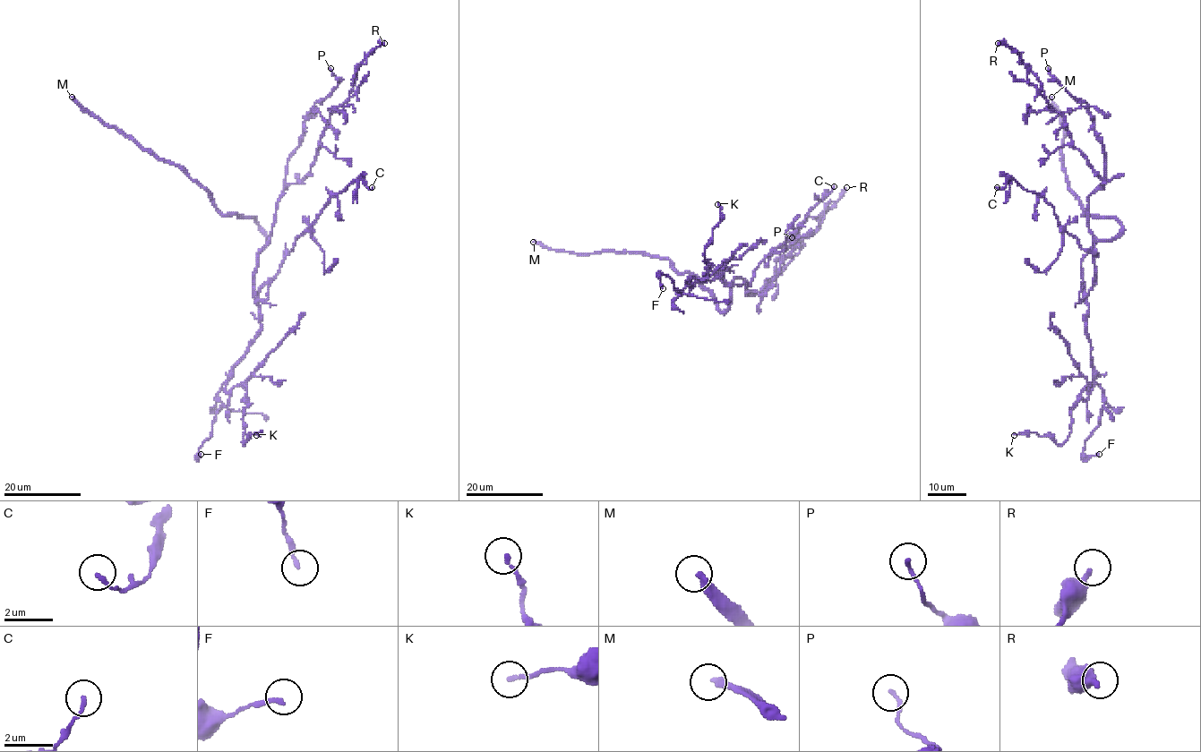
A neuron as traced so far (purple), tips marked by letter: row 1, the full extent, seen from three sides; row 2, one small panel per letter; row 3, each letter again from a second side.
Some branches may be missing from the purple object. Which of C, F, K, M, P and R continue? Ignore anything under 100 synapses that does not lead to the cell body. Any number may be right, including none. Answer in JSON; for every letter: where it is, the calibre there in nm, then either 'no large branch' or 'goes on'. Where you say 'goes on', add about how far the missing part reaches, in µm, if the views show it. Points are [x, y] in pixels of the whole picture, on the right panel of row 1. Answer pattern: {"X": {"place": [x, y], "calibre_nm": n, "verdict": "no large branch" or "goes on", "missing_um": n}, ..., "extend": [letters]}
{"C": {"place": [997, 187], "calibre_nm": 150, "verdict": "no large branch"}, "F": {"place": [1099, 454], "calibre_nm": 180, "verdict": "no large branch"}, "K": {"place": [1014, 435], "calibre_nm": 160, "verdict": "no large branch"}, "M": {"place": [1051, 97], "calibre_nm": 280, "verdict": "goes on", "missing_um": 250}, "P": {"place": [1048, 68], "calibre_nm": 160, "verdict": "no large branch"}, "R": {"place": [998, 43], "calibre_nm": 360, "verdict": "no large branch"}, "extend": ["M"]}

